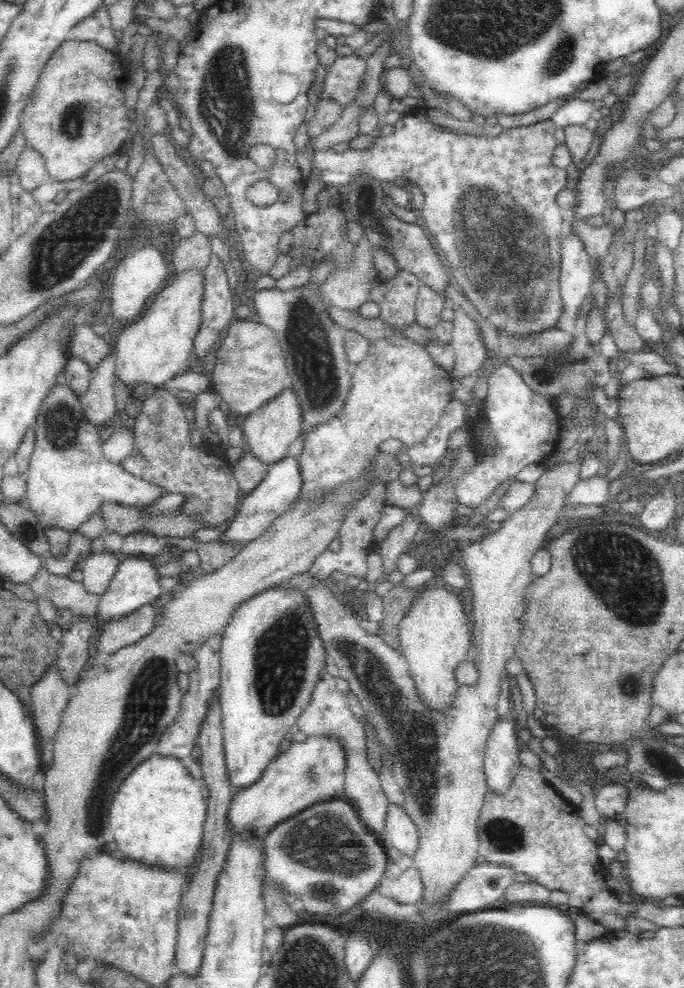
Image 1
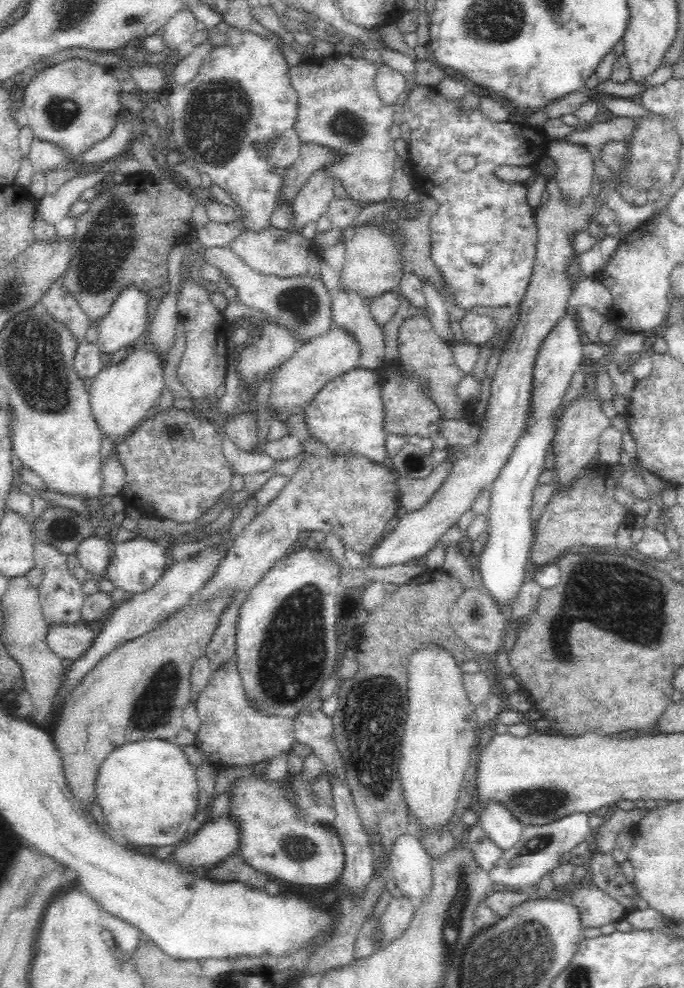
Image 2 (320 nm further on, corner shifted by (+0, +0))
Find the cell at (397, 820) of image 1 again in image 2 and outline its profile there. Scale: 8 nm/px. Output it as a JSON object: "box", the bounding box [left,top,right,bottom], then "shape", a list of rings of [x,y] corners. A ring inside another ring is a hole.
{"box":[389,832,431,900],"shape":[[[406,832],[399,837],[394,838],[390,853],[389,872],[391,878],[396,882],[398,893],[408,895],[414,900],[420,900],[428,892],[431,883],[431,855],[424,848],[419,838],[413,835],[413,832]]]}

